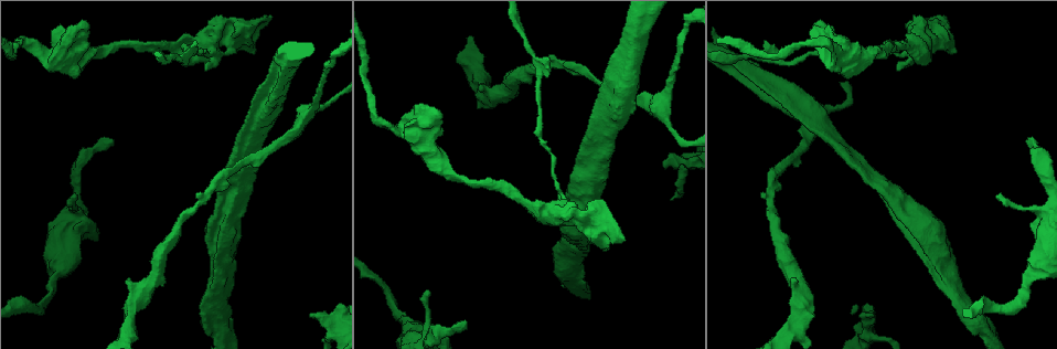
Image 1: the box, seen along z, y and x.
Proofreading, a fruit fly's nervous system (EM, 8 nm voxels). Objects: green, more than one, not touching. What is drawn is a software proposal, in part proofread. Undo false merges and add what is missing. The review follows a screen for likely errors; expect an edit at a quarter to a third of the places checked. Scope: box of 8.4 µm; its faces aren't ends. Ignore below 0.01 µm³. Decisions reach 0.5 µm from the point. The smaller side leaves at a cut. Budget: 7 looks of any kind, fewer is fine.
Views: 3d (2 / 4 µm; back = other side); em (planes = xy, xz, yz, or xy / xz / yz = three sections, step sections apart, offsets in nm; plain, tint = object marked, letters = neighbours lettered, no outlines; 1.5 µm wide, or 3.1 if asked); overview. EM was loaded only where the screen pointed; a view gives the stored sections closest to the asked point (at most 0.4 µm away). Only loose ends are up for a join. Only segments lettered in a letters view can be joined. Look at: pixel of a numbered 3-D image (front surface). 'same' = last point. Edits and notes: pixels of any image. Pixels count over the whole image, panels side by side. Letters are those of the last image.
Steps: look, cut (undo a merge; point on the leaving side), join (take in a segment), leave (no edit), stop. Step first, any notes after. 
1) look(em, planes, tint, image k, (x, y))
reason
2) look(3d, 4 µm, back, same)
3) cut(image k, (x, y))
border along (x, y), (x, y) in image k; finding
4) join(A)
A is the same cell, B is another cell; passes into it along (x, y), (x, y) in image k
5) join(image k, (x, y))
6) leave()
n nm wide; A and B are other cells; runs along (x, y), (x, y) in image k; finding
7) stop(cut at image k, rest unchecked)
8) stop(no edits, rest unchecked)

look(em, xz, step 4, tint, image 1, (870, 314))
branch stops here

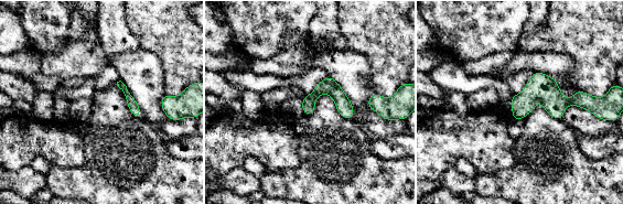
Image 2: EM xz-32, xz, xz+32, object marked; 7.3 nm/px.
look(em, xy, step 4, letters, same)
another direction

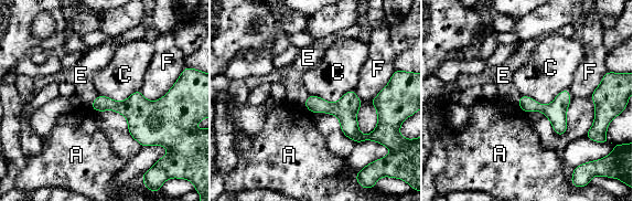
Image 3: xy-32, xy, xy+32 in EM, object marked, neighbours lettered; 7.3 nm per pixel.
leave()
A, C, E and F are other cells; border along (567, 87), (547, 104), (522, 95) in image 3; none of them fits

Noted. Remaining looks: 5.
look(em, planes, tint, image 1, (586, 254))
stops while still wide

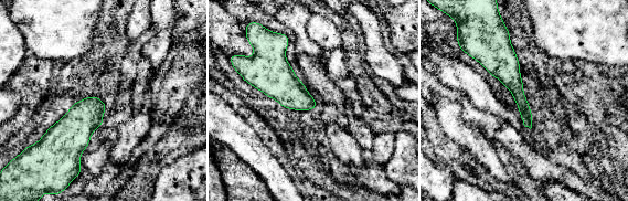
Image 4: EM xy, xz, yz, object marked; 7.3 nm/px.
look(em, planes, letters, same)

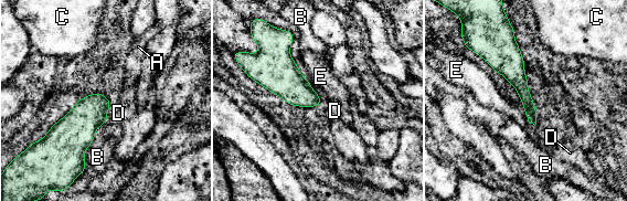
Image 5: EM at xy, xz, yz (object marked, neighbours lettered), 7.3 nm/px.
leave()
A, B, C, D and E are other cells; border along (110, 106), (105, 123) in image 5; none of them fits

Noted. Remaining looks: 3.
look(3d, 4 µm, back, image 1, (1027, 277))
calibre changes

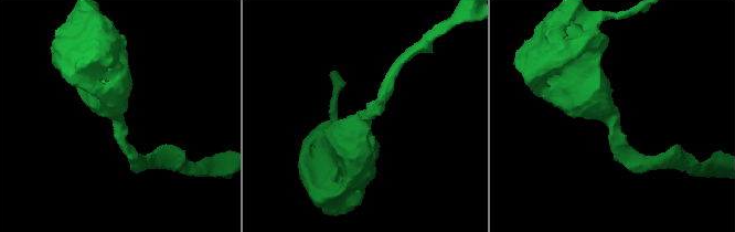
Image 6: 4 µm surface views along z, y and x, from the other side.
look(em, xz, step 8, tint, image 6, (613, 112))
shape alone is not enough

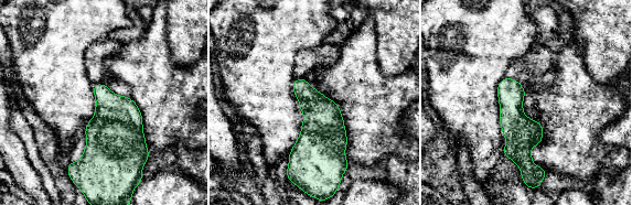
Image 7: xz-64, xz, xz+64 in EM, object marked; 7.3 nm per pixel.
look(em, xy, step 4, letters, same)
cut it another way

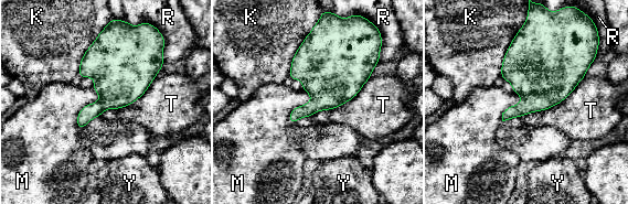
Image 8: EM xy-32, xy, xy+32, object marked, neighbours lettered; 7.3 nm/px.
leave()
K, M, R, T and Y are other cells; border along (585, 76), (555, 105), (521, 117) in image 8; continuous, no second neuron

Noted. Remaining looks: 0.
stop(no edits, rest unchecked)

